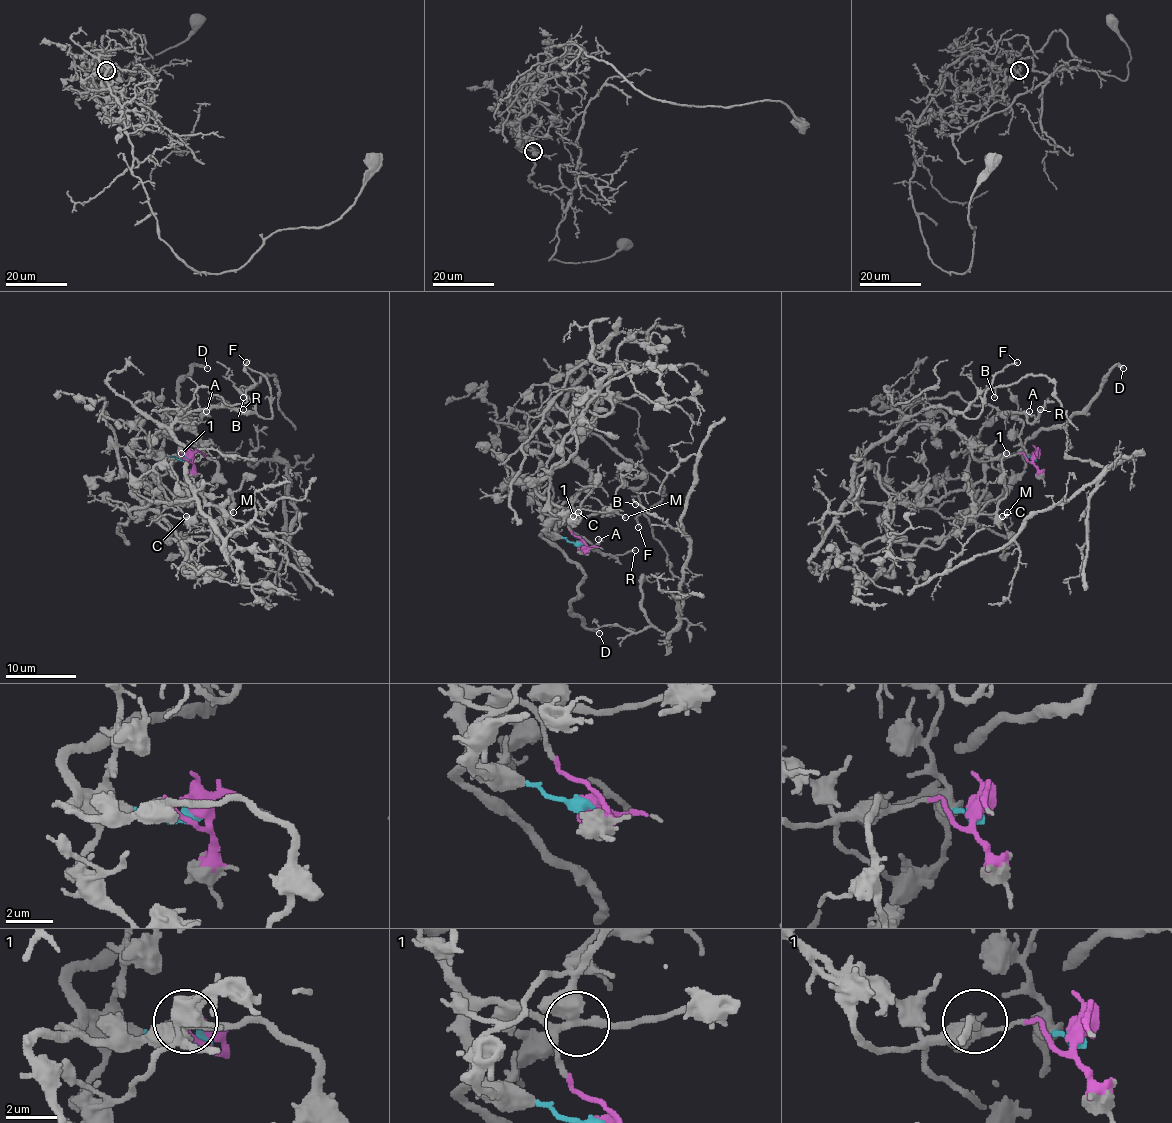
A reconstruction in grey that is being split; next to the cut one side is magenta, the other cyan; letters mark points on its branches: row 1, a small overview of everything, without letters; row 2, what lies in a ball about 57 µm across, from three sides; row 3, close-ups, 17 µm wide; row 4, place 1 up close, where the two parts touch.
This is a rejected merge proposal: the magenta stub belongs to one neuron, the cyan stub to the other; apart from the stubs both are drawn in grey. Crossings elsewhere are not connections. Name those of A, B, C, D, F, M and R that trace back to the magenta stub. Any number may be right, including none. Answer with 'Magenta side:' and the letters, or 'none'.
Magenta side: C, D, M

